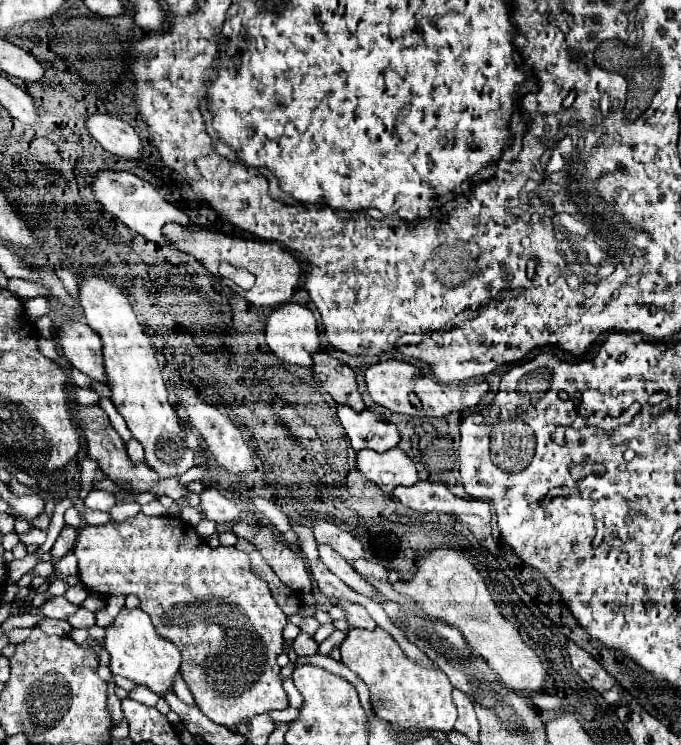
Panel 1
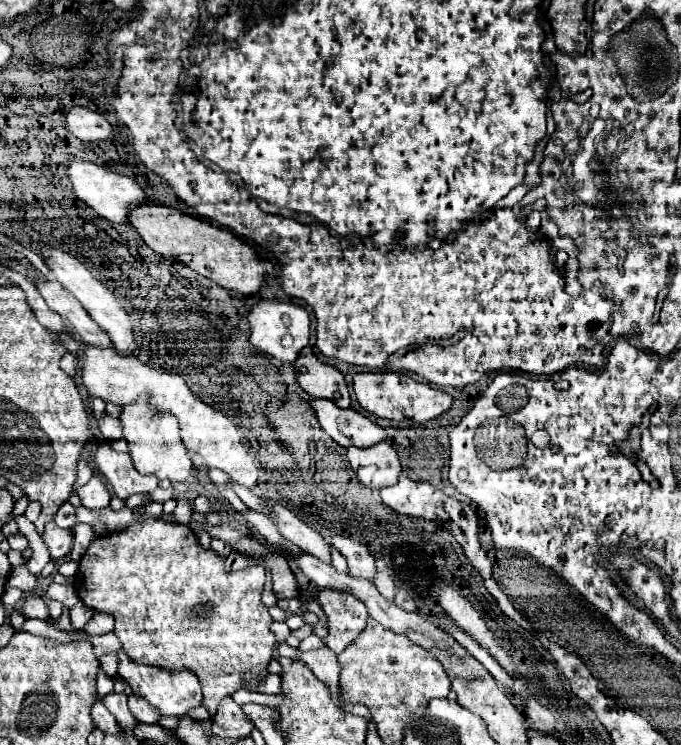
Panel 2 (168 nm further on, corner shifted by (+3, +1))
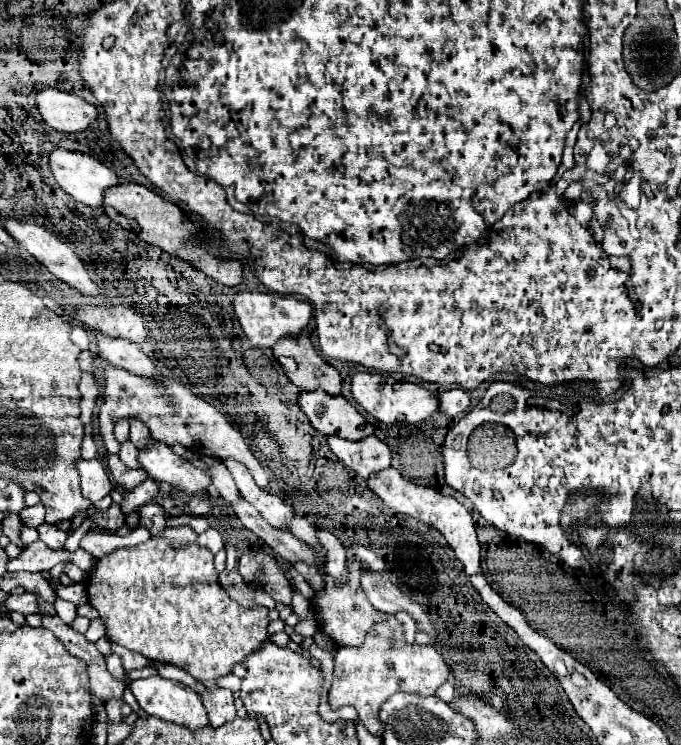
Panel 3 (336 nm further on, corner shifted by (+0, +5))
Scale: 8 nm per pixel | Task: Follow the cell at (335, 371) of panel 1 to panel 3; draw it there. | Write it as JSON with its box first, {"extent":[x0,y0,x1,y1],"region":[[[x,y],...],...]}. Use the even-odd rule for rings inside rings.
{"extent":[272,332,342,396],"region":[[[302,332],[302,336],[298,336],[296,344],[294,340],[282,340],[272,348],[274,356],[290,356],[298,362],[298,370],[296,372],[288,372],[288,378],[304,392],[312,392],[312,390],[324,390],[332,396],[338,396],[342,390],[342,378],[338,374],[338,370],[328,364],[322,356],[316,354],[312,342],[310,342],[310,334]]]}

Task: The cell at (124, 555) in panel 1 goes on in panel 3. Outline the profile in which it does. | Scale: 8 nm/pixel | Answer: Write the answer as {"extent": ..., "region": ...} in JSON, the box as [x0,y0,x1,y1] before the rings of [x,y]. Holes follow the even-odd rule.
{"extent":[86,536,268,688],"region":[[[152,536],[148,542],[134,548],[118,548],[104,558],[98,558],[86,580],[88,600],[106,622],[108,638],[128,650],[144,654],[152,662],[172,664],[194,676],[206,688],[216,688],[220,676],[232,674],[236,662],[242,662],[252,652],[260,650],[268,640],[268,608],[246,608],[232,600],[226,588],[218,582],[214,554],[198,544],[174,548],[164,536]]]}

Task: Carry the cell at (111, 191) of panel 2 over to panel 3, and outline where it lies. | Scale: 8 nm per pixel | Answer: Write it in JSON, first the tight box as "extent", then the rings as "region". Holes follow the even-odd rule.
{"extent":[50,148,120,208],"region":[[[54,148],[50,152],[50,168],[56,182],[74,200],[92,208],[102,208],[106,190],[120,184],[120,178],[110,168],[82,152]]]}

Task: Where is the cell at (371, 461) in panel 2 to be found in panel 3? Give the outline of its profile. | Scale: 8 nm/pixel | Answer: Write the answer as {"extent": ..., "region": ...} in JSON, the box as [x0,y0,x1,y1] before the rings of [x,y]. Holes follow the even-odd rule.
{"extent":[328,436,392,478],"region":[[[328,436],[328,444],[330,450],[342,460],[342,464],[352,468],[362,478],[392,466],[392,450],[376,436],[368,436],[362,442]]]}

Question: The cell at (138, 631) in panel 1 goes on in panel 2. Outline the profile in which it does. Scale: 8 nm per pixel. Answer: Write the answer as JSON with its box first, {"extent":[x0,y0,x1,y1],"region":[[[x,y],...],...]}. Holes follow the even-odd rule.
{"extent":[119,652,203,718],"region":[[[119,652],[119,676],[129,682],[135,696],[145,698],[155,710],[159,710],[161,716],[183,718],[183,716],[187,716],[187,712],[191,708],[201,706],[201,698],[203,698],[201,696],[201,686],[199,686],[197,676],[191,674],[189,670],[173,674],[173,672],[161,670],[157,666],[145,666],[145,664],[133,662],[125,652]]]}

